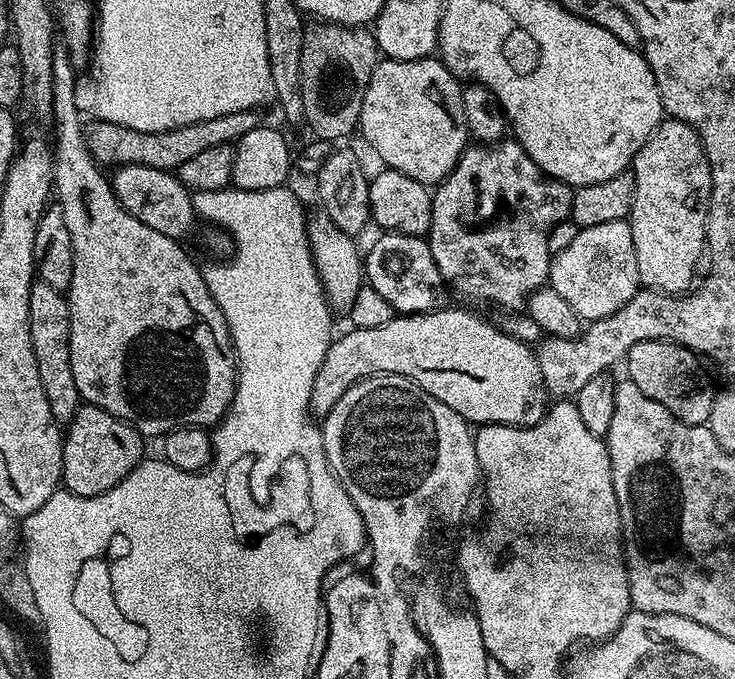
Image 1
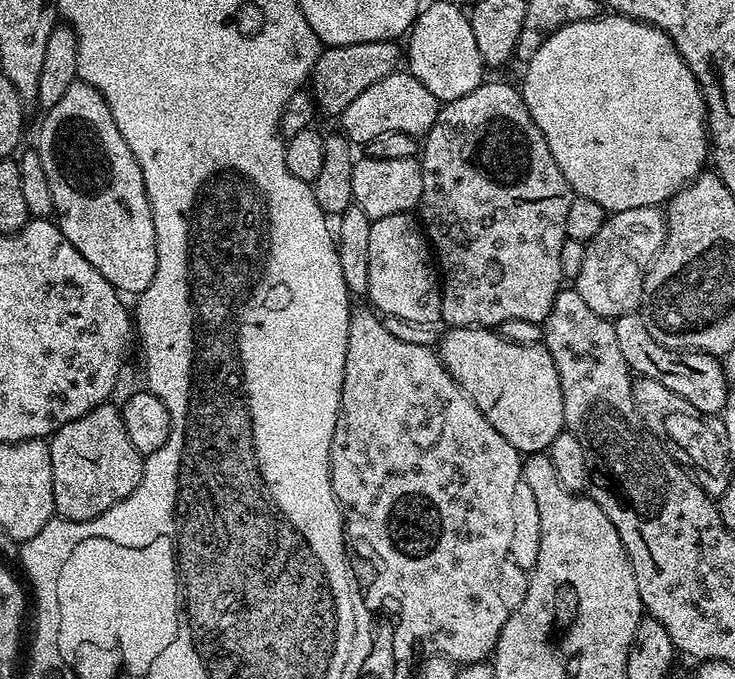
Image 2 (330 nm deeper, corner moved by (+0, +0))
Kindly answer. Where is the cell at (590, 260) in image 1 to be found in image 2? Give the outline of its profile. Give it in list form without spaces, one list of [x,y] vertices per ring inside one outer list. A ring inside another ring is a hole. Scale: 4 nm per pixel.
[[[659,207],[622,210],[605,219],[602,230],[587,241],[586,259],[582,261],[582,274],[574,281],[578,294],[594,314],[615,318],[635,312],[644,298],[644,276],[652,259],[664,244],[668,234],[666,216]]]

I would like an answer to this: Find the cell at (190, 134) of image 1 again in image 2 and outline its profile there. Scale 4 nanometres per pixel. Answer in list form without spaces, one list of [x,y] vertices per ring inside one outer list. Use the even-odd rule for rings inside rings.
[[[379,40],[378,42],[362,42],[350,46],[328,46],[321,51],[318,62],[312,68],[310,91],[315,107],[320,108],[332,118],[339,117],[341,112],[362,94],[374,82],[380,82],[402,64],[402,48],[396,40]]]

